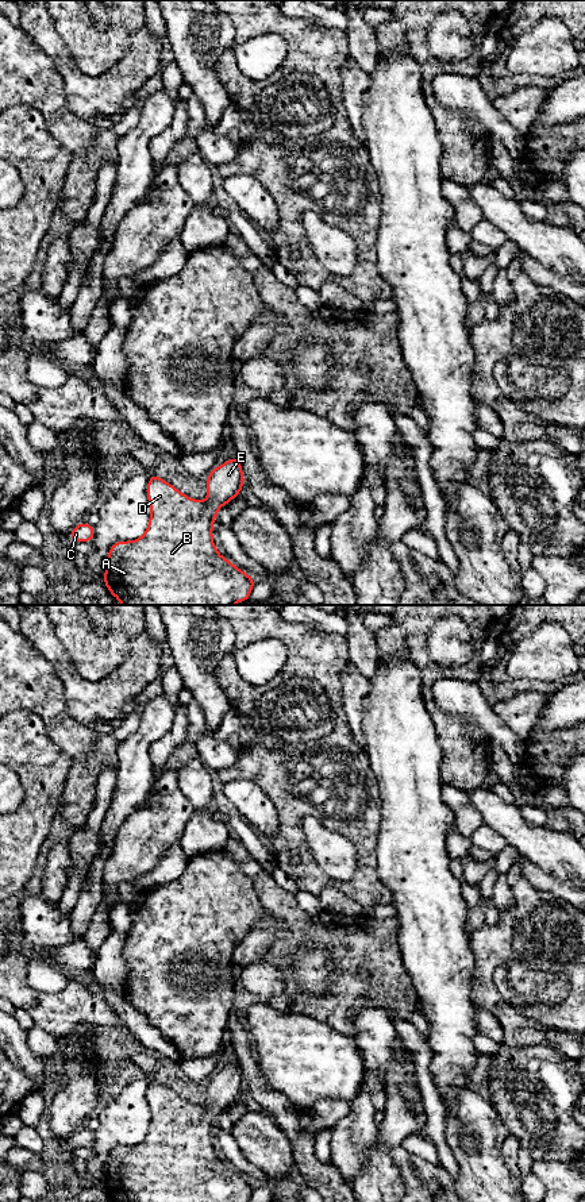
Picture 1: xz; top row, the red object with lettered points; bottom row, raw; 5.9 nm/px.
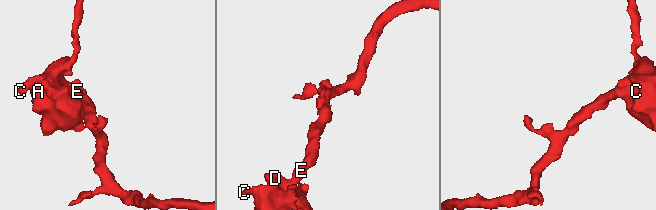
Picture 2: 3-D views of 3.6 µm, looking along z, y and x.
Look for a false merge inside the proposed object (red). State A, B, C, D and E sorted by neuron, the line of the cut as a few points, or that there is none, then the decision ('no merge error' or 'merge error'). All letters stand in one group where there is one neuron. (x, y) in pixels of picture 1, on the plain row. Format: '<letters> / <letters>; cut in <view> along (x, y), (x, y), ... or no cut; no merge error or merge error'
A B C D E; no cut; no merge error

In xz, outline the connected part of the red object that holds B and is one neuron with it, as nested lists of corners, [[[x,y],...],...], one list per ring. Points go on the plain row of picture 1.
[[[238,1062],[211,1075],[207,1082],[207,1105],[193,1105],[157,1079],[150,1080],[146,1101],[150,1124],[146,1137],[135,1145],[119,1145],[109,1152],[103,1187],[113,1202],[250,1202],[255,1184],[222,1161],[212,1144],[218,1114],[238,1102],[245,1080]]]

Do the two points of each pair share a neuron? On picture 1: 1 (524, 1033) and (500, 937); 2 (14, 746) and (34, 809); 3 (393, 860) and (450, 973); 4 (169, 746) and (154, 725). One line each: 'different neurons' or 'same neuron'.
1: same neuron
2: same neuron
3: same neuron
4: different neurons

